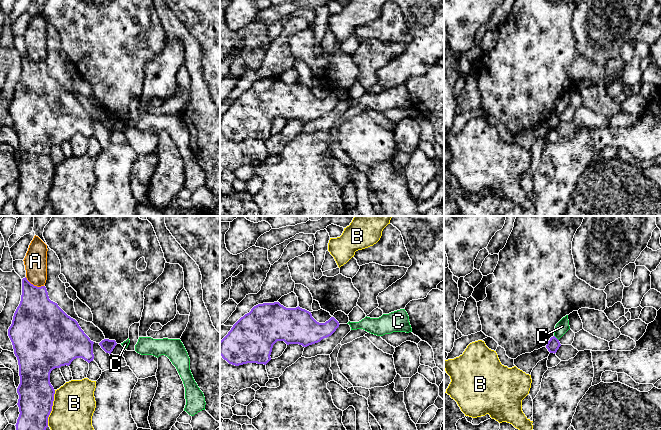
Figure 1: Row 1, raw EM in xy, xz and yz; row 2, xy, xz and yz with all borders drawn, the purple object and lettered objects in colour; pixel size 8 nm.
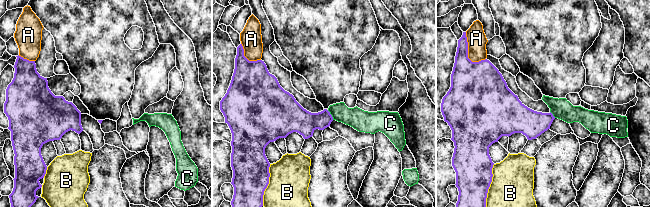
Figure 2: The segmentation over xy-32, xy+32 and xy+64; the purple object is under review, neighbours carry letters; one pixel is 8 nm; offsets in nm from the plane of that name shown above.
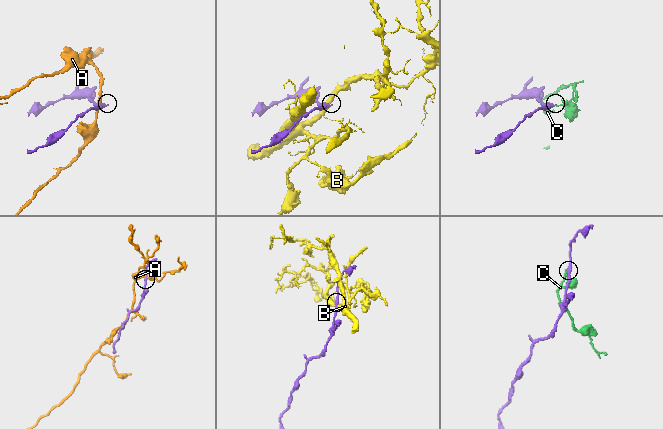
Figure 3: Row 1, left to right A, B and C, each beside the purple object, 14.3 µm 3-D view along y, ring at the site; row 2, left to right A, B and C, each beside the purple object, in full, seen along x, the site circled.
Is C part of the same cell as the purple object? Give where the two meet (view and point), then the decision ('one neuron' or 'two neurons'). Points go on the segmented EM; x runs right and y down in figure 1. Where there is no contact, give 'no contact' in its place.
contact yz (556, 338); two neurons

